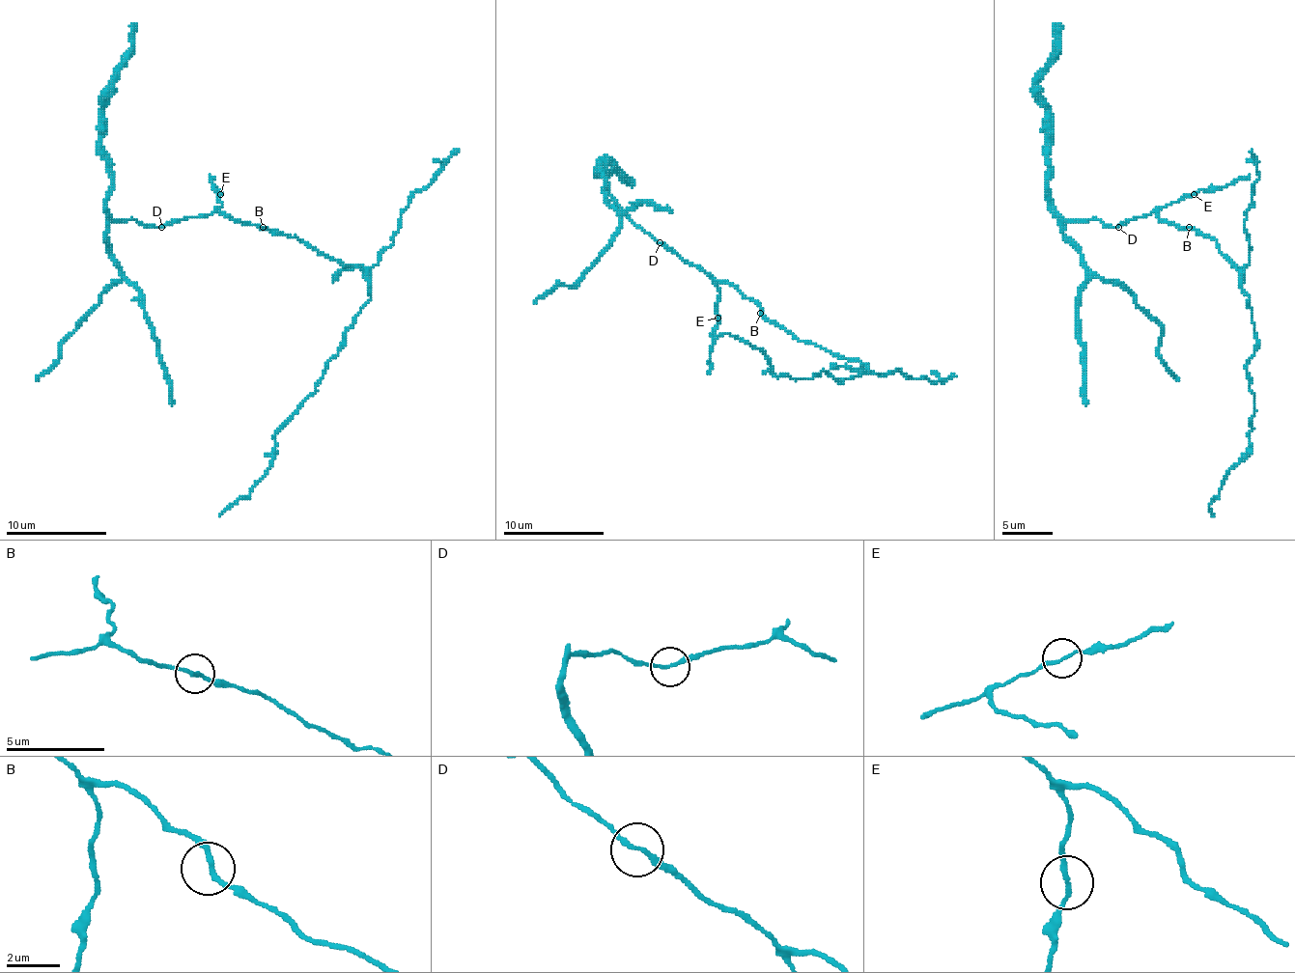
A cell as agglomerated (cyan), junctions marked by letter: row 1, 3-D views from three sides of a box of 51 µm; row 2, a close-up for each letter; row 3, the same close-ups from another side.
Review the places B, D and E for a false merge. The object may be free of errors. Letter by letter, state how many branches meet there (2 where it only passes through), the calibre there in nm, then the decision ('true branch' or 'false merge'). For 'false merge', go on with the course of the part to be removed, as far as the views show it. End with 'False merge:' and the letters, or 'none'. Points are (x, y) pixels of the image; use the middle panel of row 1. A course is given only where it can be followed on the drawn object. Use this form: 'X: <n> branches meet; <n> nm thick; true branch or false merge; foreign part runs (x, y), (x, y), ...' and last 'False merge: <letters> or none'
B: 2 branches meet; 180 nm thick; true branch
D: 2 branches meet; 160 nm thick; true branch
E: 2 branches meet; 160 nm thick; true branch
False merge: none

